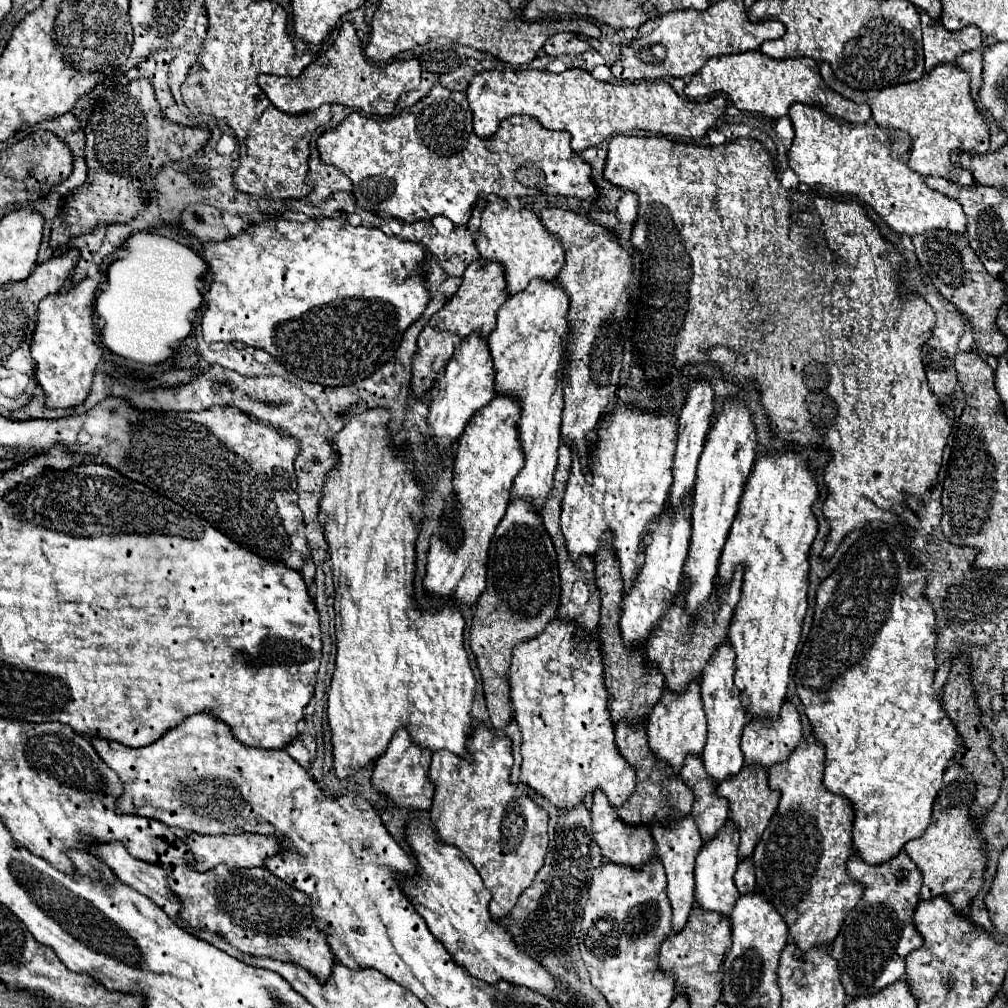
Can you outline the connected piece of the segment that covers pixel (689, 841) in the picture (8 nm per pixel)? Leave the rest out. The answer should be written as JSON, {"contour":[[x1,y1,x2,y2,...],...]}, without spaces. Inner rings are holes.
{"contour":[[685,817,685,819,675,821,675,823,673,821,671,823,659,823,657,821,657,825,651,825,651,833,653,833,655,845,657,845,655,857,661,861,665,875,667,875,667,881,669,881,667,893,669,893,669,901,673,907,673,933,679,933,687,925,689,913,693,909,693,887,695,887,693,867,695,867,695,859,701,851,703,841,701,841,699,829,691,817]]}

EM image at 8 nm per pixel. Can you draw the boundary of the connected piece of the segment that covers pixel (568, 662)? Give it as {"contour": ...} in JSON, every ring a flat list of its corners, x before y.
{"contour":[[553,619,539,637,525,641,513,649,509,671,511,701,515,721,523,737,523,765,519,781,535,793,543,795,557,809,573,809,597,789,607,795,613,807,621,807,623,803,627,803,635,789,635,769,621,759,615,745,613,721,607,709,607,691,603,685,601,649,597,645,597,639,593,635,587,643,577,645,573,641,573,635,575,627,571,623]]}

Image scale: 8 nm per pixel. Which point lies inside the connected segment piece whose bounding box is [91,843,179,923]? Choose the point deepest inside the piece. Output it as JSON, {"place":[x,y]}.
{"place":[150,880]}

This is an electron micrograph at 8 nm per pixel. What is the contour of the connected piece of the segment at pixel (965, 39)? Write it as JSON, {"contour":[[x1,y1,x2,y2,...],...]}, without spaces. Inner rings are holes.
{"contour":[[921,11,921,27,927,73,941,63,955,63,955,59,961,57,963,53,975,51,983,45,981,31,975,25,951,33,939,21,931,19,925,11]]}

